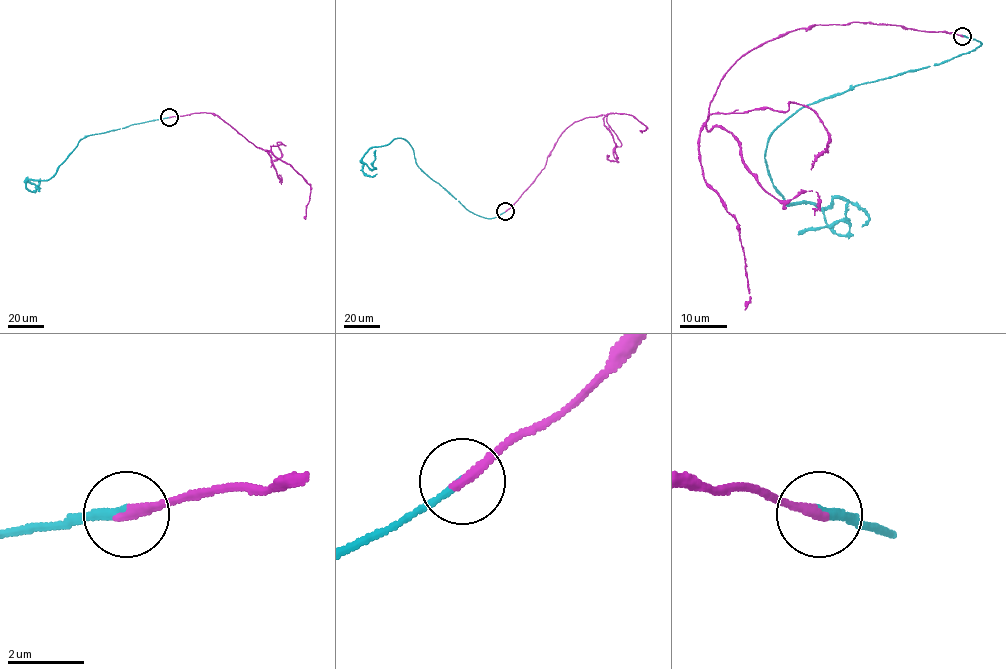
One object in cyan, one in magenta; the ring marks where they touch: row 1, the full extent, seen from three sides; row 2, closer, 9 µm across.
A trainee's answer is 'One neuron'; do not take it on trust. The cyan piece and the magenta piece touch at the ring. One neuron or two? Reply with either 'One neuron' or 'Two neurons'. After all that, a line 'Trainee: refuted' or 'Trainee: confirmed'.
One neuron
Trainee: confirmed

